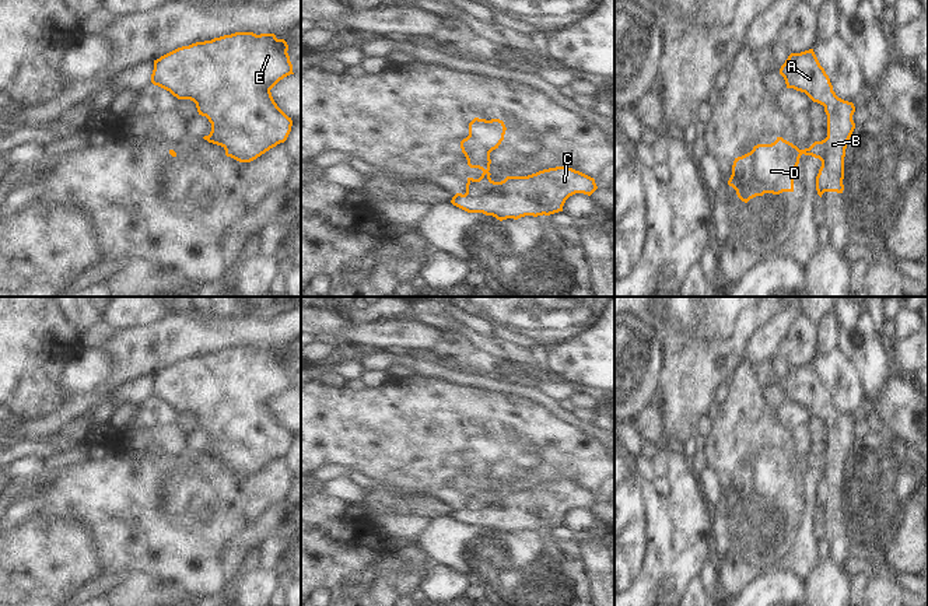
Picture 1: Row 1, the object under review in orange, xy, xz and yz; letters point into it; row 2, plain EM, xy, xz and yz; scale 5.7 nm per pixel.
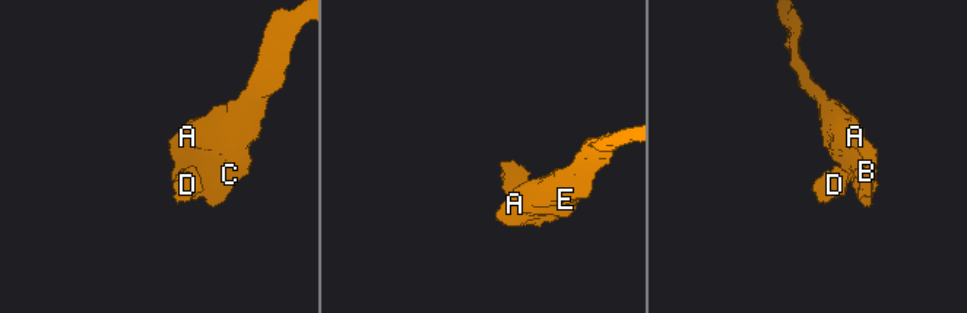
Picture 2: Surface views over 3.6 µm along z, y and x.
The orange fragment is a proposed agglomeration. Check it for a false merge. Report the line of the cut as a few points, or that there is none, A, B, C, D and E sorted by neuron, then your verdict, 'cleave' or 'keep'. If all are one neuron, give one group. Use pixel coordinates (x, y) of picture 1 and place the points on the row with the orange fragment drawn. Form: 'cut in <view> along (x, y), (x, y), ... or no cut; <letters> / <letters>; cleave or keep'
cut in xz along (483, 170), (487, 172); A B C E / D; cleave

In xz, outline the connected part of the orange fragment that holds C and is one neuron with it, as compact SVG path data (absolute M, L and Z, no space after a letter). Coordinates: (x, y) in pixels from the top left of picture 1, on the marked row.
M556 167L528 176L507 176L494 182L483 171L479 179L467 178L466 193L456 193L451 203L467 213L483 213L502 221L525 216L550 216L563 211L565 200L596 189L595 179L568 167Z

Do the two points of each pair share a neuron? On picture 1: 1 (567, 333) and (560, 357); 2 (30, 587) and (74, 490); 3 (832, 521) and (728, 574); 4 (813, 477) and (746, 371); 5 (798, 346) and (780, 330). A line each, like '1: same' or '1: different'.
1: different
2: different
3: different
4: same
5: different

